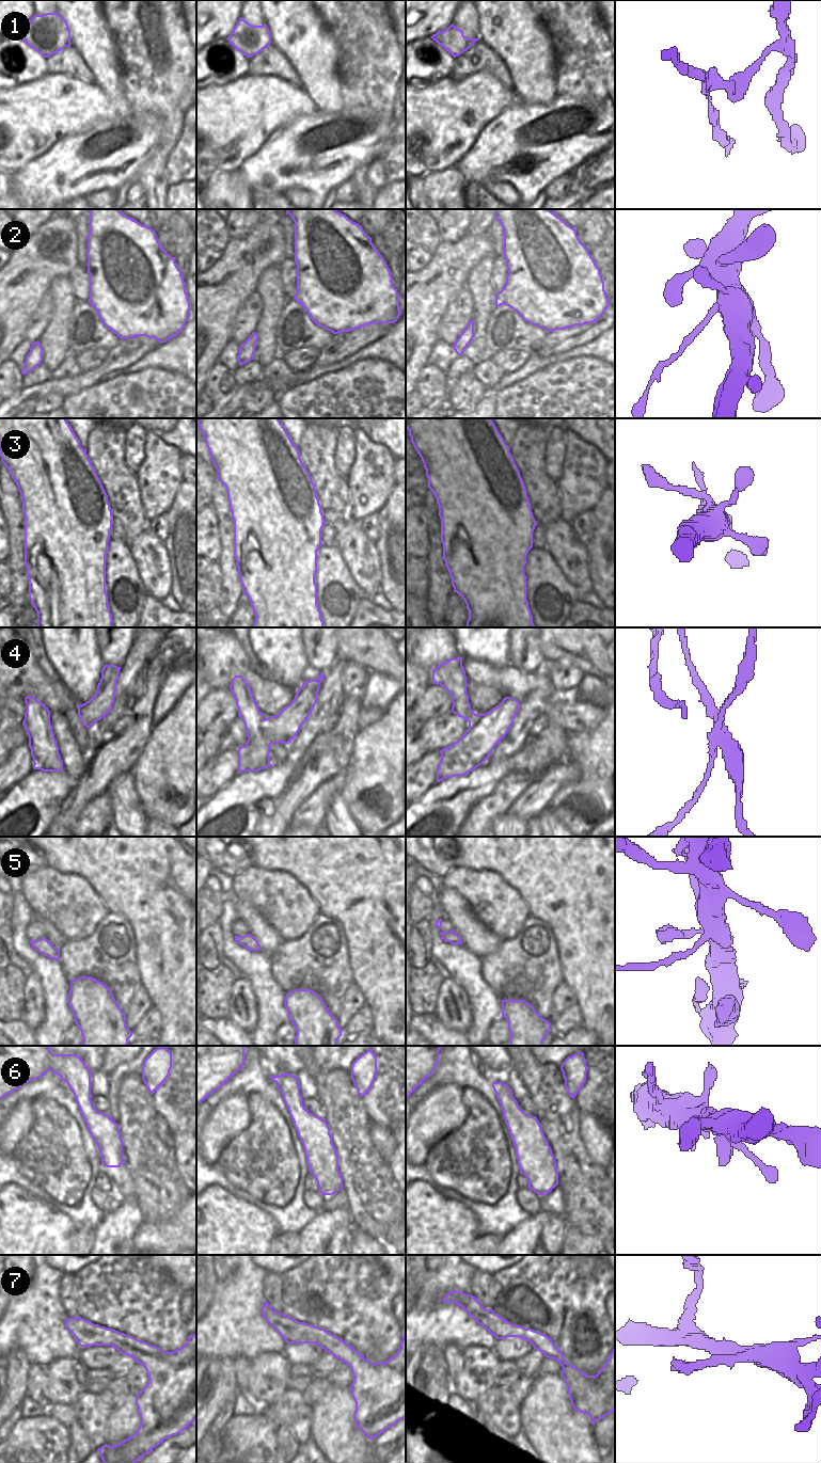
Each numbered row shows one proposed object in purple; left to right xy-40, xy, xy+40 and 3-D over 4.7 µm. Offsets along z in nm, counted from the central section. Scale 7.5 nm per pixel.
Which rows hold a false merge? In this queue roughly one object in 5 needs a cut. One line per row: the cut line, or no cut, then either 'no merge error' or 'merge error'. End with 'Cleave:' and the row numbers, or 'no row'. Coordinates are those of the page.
1: cut xy-40 (25, 31), (44, 50), (43, 56); merge error
2: cut xy+40 (458, 338), (458, 342), (464, 348); merge error
3: cut none; no merge error
4: cut xy (264, 719), (262, 721), (262, 731), (267, 746), (246, 746); merge error
5: cut xy (250, 934), (237, 942); merge error
6: cut none; no merge error
7: cut none; no merge error
Cleave: 1, 2, 4, 5

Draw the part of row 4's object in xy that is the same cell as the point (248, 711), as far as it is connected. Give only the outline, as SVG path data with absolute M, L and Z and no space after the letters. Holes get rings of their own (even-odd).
M241 675L232 679L230 689L236 700L238 716L242 719L247 730L248 741L246 746L254 745L268 747L262 730L264 715L259 711L251 691L251 687Z

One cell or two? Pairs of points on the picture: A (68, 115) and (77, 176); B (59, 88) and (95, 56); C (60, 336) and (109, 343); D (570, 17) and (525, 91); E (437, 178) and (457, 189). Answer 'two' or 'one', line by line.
A: two
B: two
C: two
D: two
E: one

